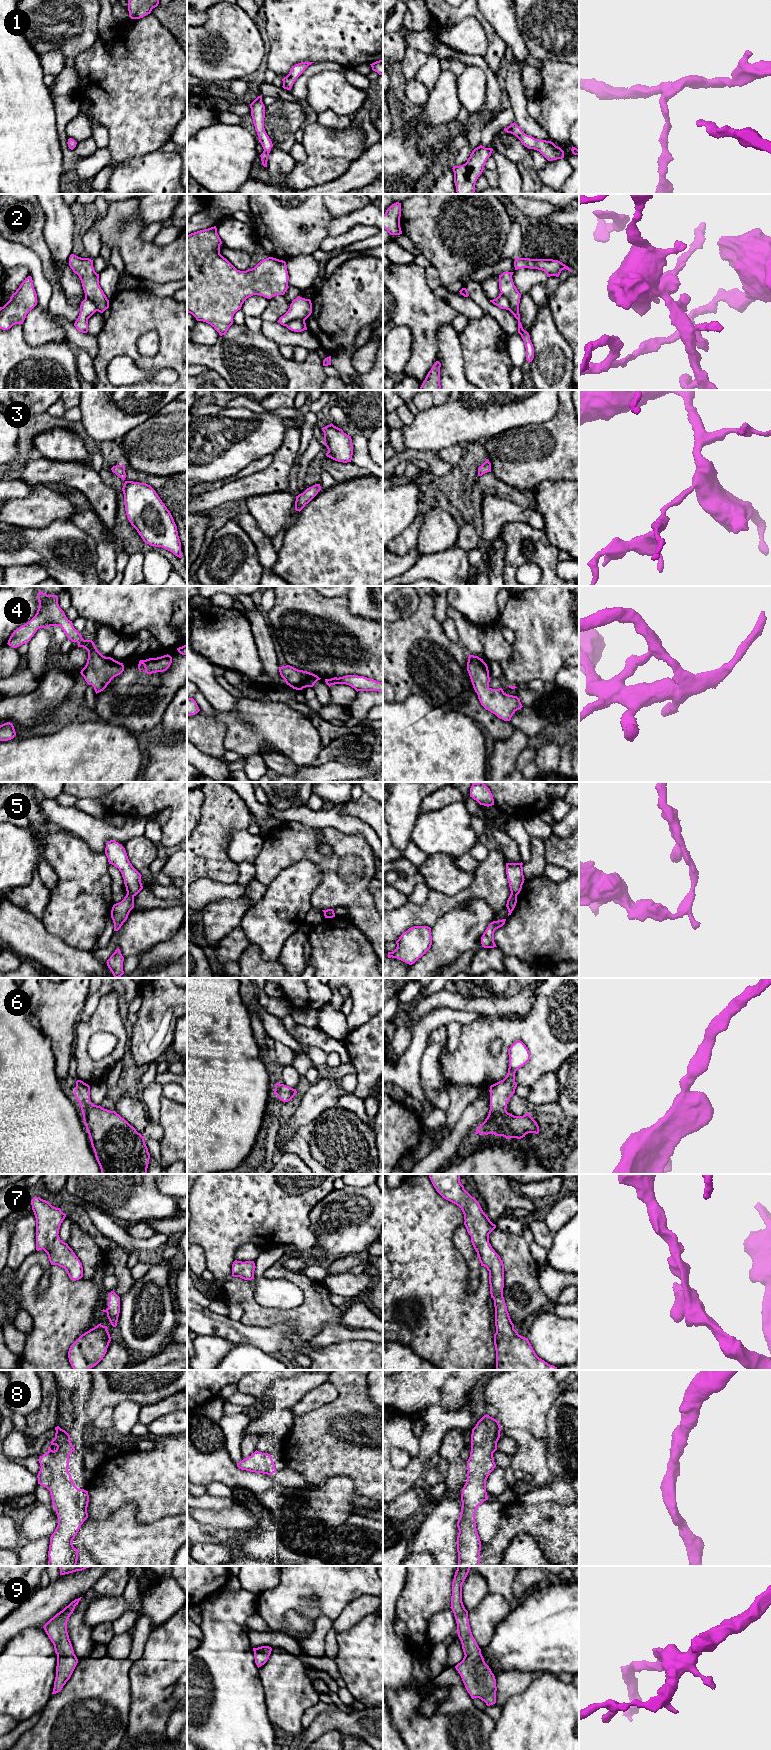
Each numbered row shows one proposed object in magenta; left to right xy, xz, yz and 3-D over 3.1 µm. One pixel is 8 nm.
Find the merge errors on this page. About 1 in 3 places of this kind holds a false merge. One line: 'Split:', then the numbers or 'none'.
Split: 2, 5

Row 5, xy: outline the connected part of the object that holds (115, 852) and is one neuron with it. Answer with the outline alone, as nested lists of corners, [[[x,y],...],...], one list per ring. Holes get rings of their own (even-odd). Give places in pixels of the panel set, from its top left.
[[[110,840],[106,843],[105,854],[109,864],[121,872],[127,893],[136,896],[143,889],[142,875],[130,863],[125,848],[115,840]]]

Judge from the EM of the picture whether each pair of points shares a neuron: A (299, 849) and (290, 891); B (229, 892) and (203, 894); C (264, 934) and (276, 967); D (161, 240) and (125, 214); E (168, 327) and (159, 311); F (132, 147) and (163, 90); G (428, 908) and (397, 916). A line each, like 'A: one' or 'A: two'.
A: two
B: one
C: two
D: two
E: one
F: one
G: one

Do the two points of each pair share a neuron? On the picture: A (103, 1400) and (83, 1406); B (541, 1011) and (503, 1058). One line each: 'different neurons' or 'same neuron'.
A: same neuron
B: same neuron

